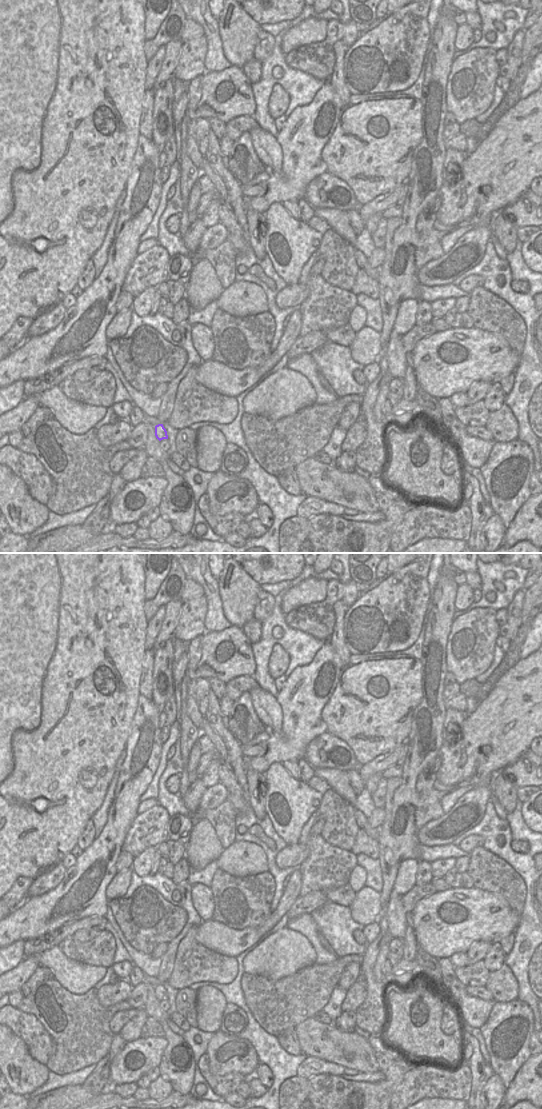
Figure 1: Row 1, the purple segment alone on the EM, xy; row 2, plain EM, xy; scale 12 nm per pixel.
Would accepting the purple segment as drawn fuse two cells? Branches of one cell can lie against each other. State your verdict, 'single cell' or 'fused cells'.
single cell

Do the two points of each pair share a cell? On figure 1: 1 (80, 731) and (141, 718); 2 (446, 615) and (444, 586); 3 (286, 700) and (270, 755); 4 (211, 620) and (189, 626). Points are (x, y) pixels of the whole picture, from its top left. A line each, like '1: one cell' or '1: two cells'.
1: two cells
2: one cell
3: one cell
4: two cells

